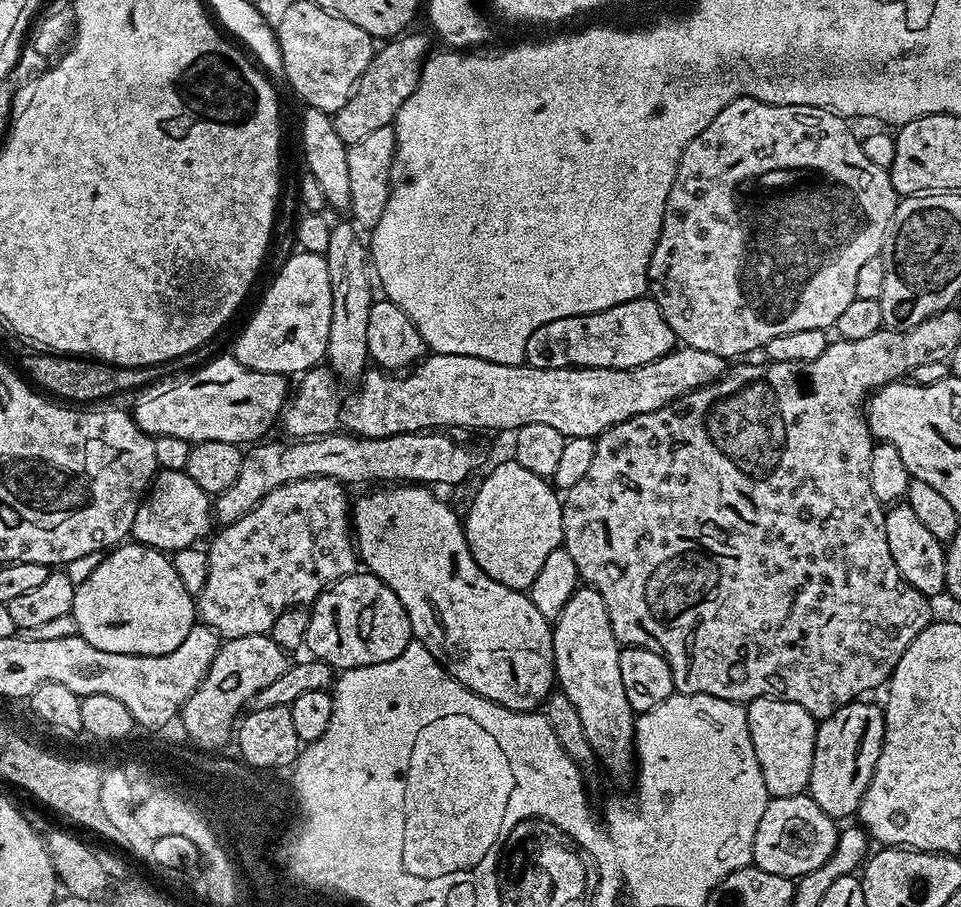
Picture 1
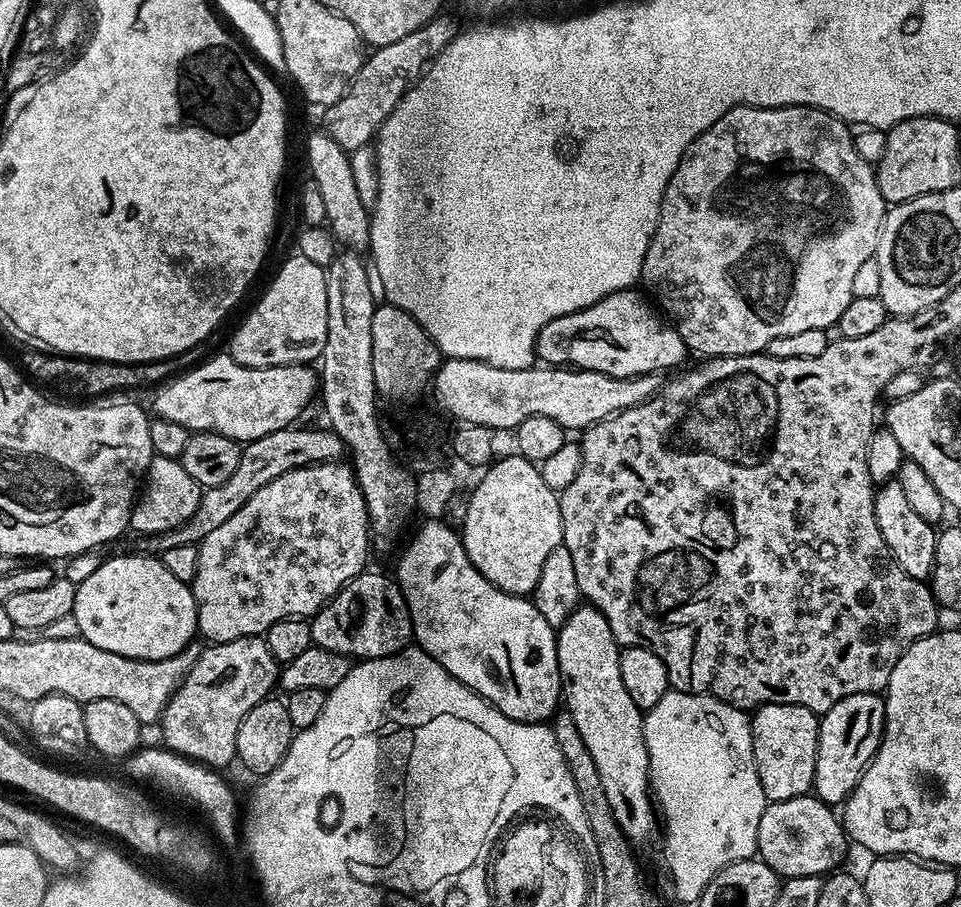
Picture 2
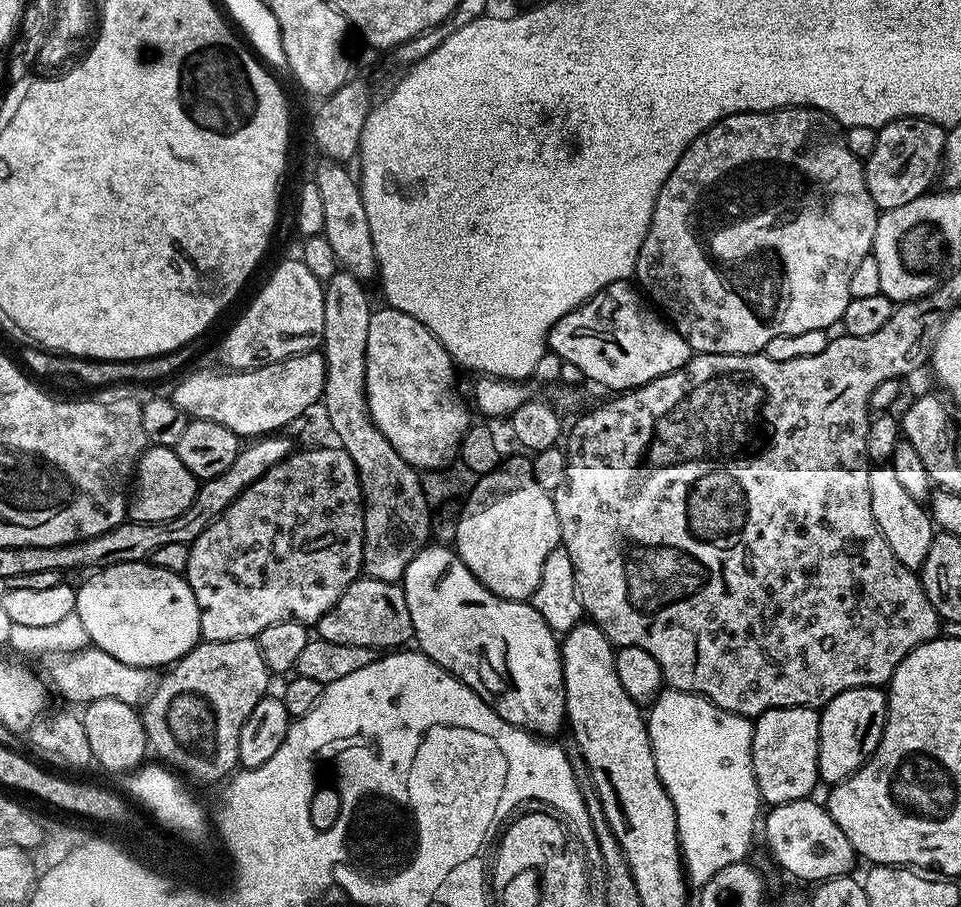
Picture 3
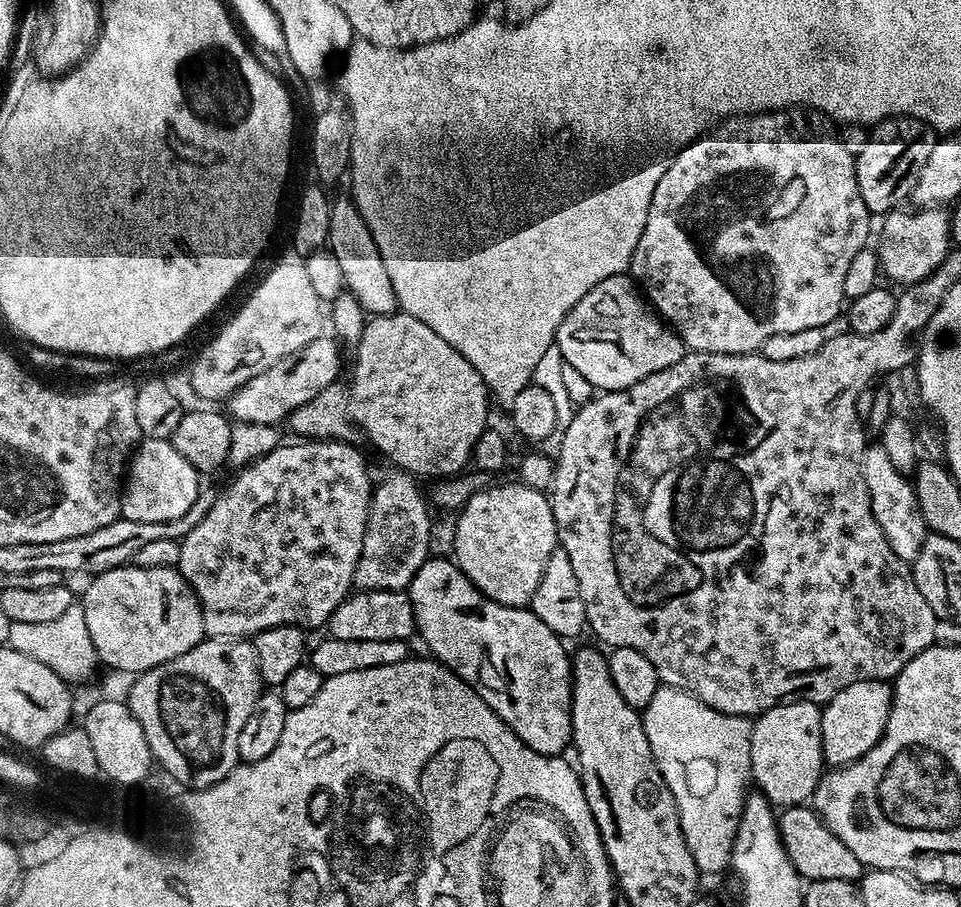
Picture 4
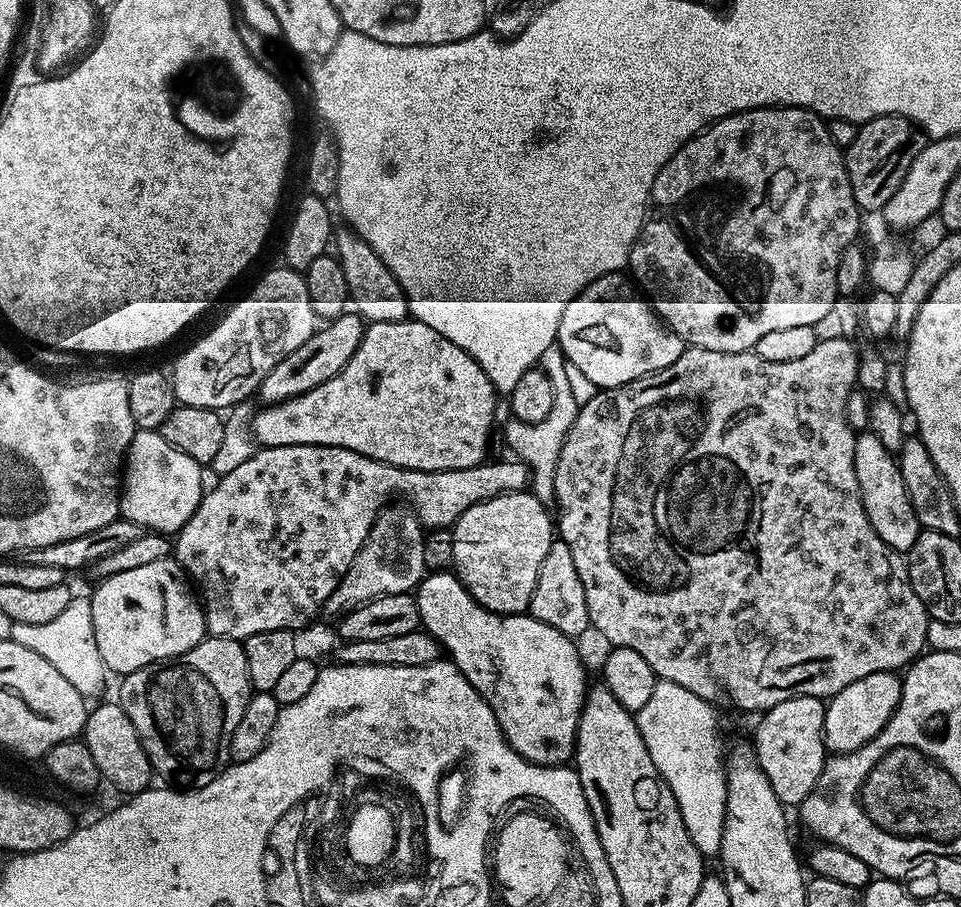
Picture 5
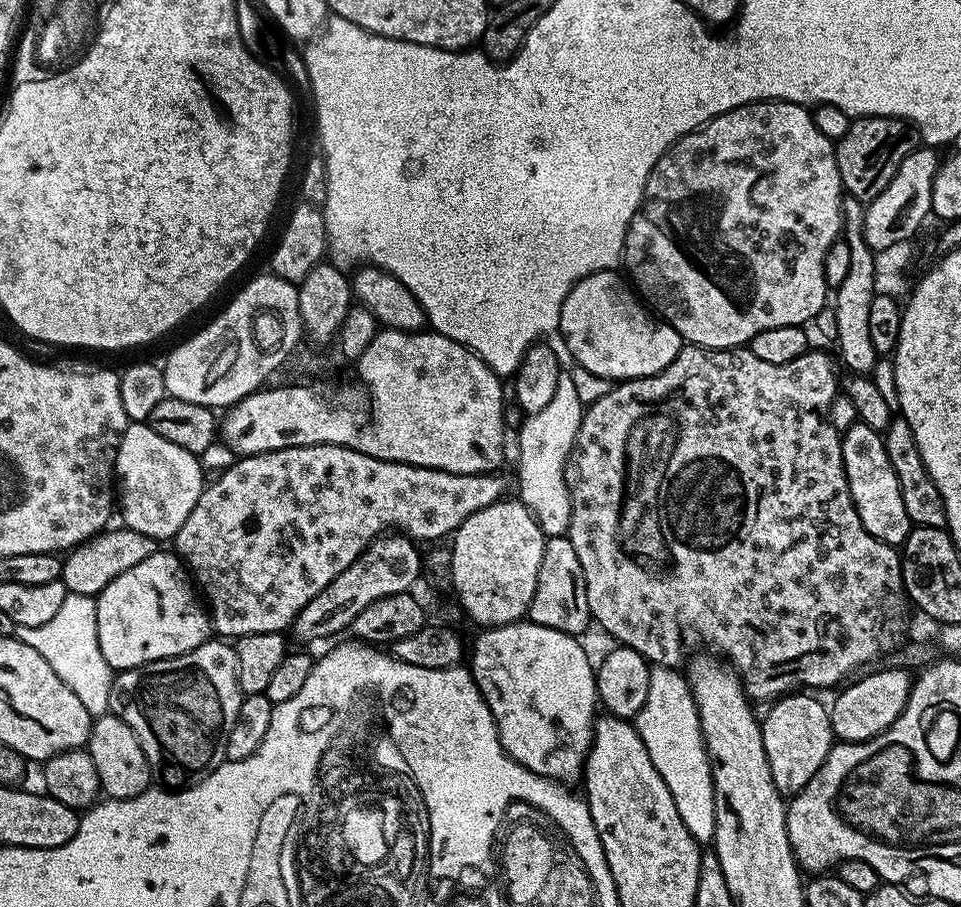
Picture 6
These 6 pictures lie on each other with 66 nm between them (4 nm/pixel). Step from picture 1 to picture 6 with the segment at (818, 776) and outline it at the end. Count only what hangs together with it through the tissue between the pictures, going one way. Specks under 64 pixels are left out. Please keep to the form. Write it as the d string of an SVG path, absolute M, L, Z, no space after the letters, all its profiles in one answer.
M895 666L884 668L881 672L872 672L861 680L855 680L853 679L847 685L849 688L830 704L832 734L840 742L868 740L871 736L887 730L904 713L914 683L909 669Z

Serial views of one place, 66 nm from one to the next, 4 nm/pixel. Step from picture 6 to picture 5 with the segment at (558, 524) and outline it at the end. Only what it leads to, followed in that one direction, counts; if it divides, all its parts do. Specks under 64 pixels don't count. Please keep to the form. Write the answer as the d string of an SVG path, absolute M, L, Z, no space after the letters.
M559 343L551 344L546 348L540 359L539 367L551 379L551 386L554 387L554 403L550 408L550 413L538 423L523 423L515 418L509 419L504 436L513 450L511 453L527 464L531 472L530 490L532 494L546 504L555 497L553 475L557 468L558 454L561 453L562 446L565 444L565 436L569 433L570 426L577 420L580 400L574 394L570 380L571 371Z

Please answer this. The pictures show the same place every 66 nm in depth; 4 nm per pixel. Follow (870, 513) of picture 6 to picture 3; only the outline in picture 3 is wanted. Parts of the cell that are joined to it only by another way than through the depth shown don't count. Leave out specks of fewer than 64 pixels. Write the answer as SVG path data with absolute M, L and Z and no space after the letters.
M891 466L869 467L870 474L870 510L874 510L874 522L878 522L878 530L882 530L882 538L894 550L894 558L902 562L902 566L919 570L926 562L926 554L930 554L930 542L934 535L934 525L929 512L921 501L910 498L910 493L894 475Z

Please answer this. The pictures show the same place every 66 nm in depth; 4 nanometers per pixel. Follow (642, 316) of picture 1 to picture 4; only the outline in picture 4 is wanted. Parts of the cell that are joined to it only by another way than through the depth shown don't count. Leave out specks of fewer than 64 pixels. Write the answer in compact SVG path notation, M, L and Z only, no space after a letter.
M628 274L611 276L590 289L586 298L575 304L558 326L555 344L561 348L564 363L571 371L573 368L586 383L605 392L629 388L634 386L634 382L658 370L674 366L674 362L681 360L686 351L686 345L680 335L653 311L649 301L638 291L636 281Z

